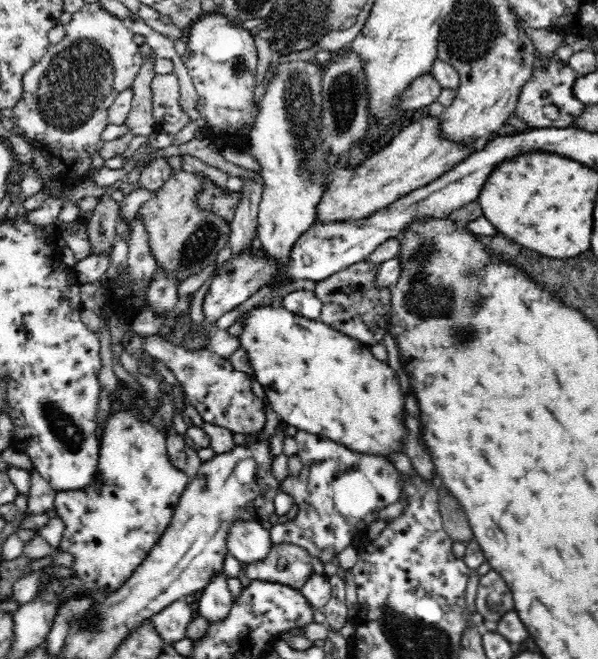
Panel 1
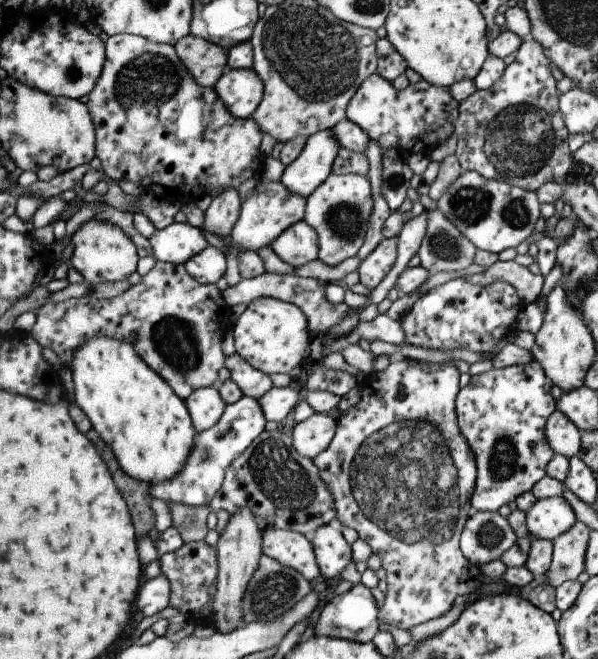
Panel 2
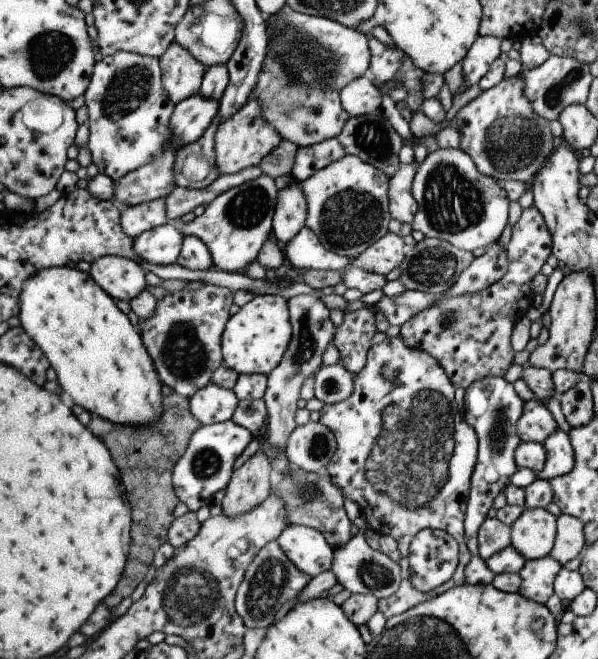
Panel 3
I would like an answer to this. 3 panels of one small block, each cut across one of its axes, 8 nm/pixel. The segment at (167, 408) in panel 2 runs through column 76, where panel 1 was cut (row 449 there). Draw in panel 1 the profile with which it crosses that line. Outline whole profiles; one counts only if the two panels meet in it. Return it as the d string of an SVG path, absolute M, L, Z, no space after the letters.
M274 305L256 307L248 313L244 313L246 317L246 328L242 335L239 335L242 348L248 351L252 368L254 368L255 378L263 386L265 396L269 404L278 414L280 420L288 425L295 426L298 431L306 431L310 434L322 435L344 447L358 453L366 453L372 456L380 456L386 459L392 458L394 454L405 454L405 436L406 429L404 428L404 394L400 390L397 374L394 369L388 365L386 361L380 361L372 355L369 346L363 345L359 340L350 338L344 333L322 323L319 319L310 320L302 316L294 315L294 313L284 309L284 307L276 307Z

